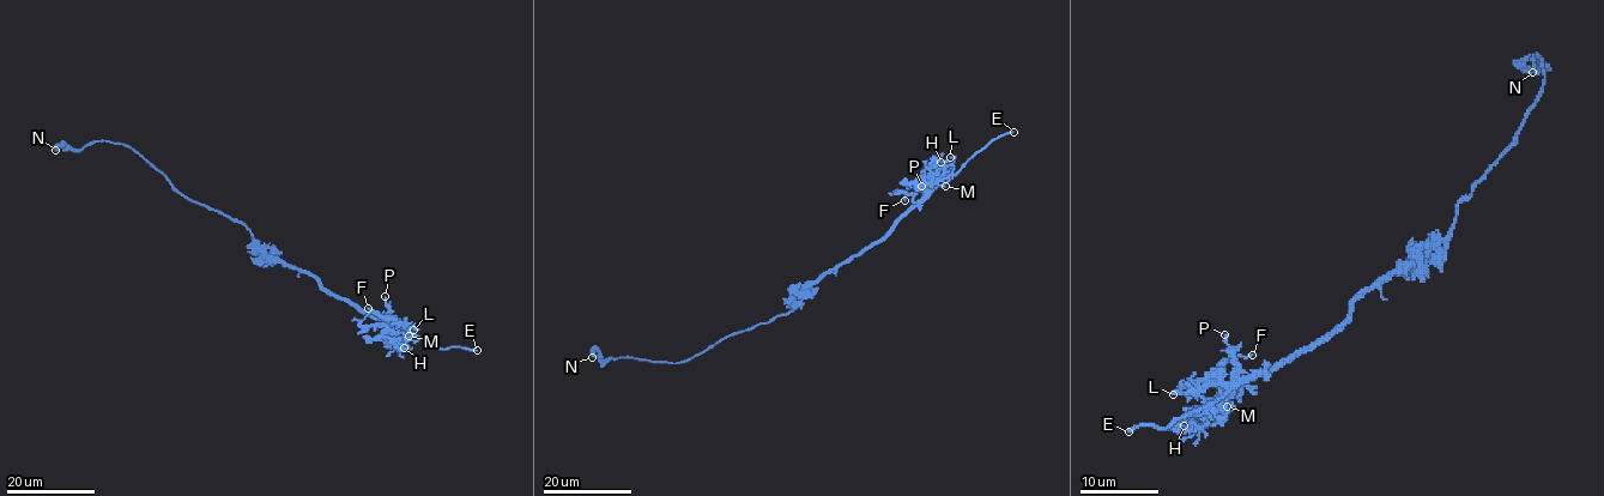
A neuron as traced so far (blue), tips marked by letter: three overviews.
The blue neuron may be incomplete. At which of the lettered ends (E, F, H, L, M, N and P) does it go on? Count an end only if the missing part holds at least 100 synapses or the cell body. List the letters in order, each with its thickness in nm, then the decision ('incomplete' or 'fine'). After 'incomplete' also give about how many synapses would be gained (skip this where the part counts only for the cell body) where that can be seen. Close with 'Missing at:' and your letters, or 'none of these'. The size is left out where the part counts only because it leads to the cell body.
E: calibre 240 nm; incomplete
F: calibre 160 nm; fine
H: calibre 130 nm; fine
L: calibre 160 nm; fine
M: calibre 200 nm; fine
N: calibre 440 nm; fine
P: calibre 240 nm; fine
Missing at: E

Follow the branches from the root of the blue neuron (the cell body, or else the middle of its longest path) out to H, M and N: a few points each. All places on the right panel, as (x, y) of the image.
H: (1418, 252), (1369, 288), (1330, 334), (1248, 374), (1212, 411), (1187, 416), (1179, 422), (1184, 425)
M: (1418, 252), (1403, 267), (1369, 288), (1330, 334), (1240, 380), (1227, 394), (1223, 410), (1227, 406)
N: (1418, 252), (1448, 236), (1513, 141), (1544, 80), (1537, 54), (1535, 70), (1519, 62), (1532, 72)

